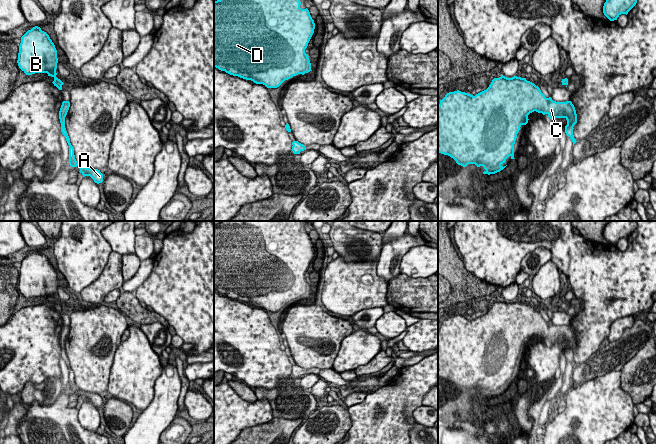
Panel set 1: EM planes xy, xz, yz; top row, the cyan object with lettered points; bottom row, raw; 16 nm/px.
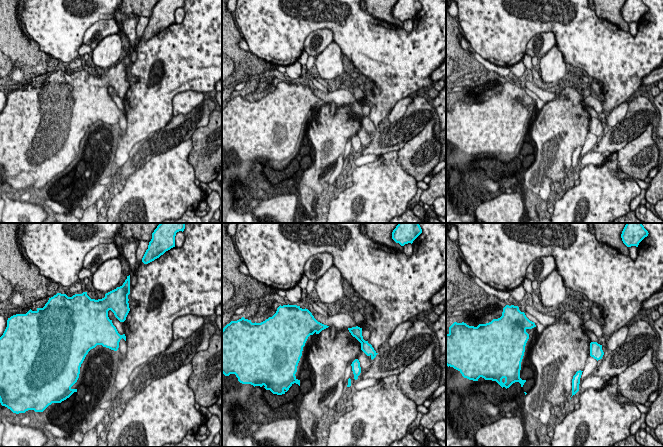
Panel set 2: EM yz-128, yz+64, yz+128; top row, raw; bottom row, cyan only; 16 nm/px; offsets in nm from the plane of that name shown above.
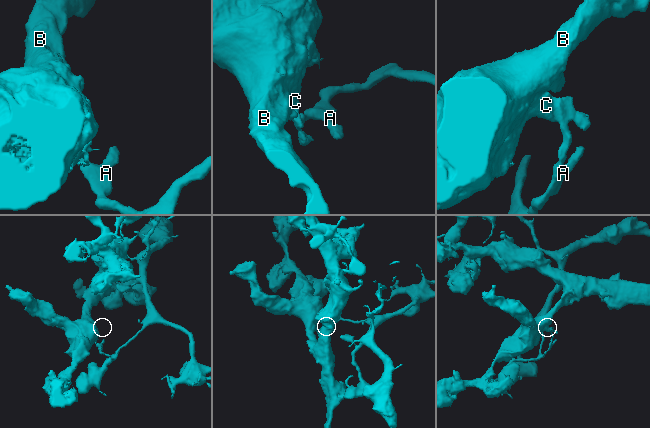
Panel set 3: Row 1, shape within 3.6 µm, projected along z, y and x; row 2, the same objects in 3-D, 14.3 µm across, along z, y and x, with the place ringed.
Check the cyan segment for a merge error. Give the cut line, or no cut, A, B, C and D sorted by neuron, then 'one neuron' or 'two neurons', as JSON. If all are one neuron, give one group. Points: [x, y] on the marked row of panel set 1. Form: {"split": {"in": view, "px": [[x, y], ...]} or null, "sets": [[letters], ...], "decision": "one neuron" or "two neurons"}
{"split": {"in": "yz", "px": [[572, 126], [565, 131]]}, "sets": [["A"], ["B", "C", "D"]], "decision": "two neurons"}

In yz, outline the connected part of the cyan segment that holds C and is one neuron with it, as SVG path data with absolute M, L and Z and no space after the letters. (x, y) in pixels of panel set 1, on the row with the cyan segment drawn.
M501 75L499 78L494 78L486 90L475 96L459 90L449 92L438 105L438 152L450 156L463 167L468 164L475 164L477 167L483 166L485 169L483 174L490 175L500 172L506 167L503 167L502 164L509 156L511 159L515 159L514 144L517 134L520 127L528 123L528 115L534 111L543 115L547 114L551 120L565 118L567 120L565 131L577 123L576 110L571 101L556 102L551 97L546 98L540 88L527 81L526 78L517 76L507 78Z

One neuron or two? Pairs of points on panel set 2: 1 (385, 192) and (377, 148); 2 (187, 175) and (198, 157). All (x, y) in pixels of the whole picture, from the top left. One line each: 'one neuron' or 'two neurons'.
1: two neurons
2: two neurons

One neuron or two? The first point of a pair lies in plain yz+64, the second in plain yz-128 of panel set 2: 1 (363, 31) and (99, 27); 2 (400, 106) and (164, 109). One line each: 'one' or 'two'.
1: two
2: two

